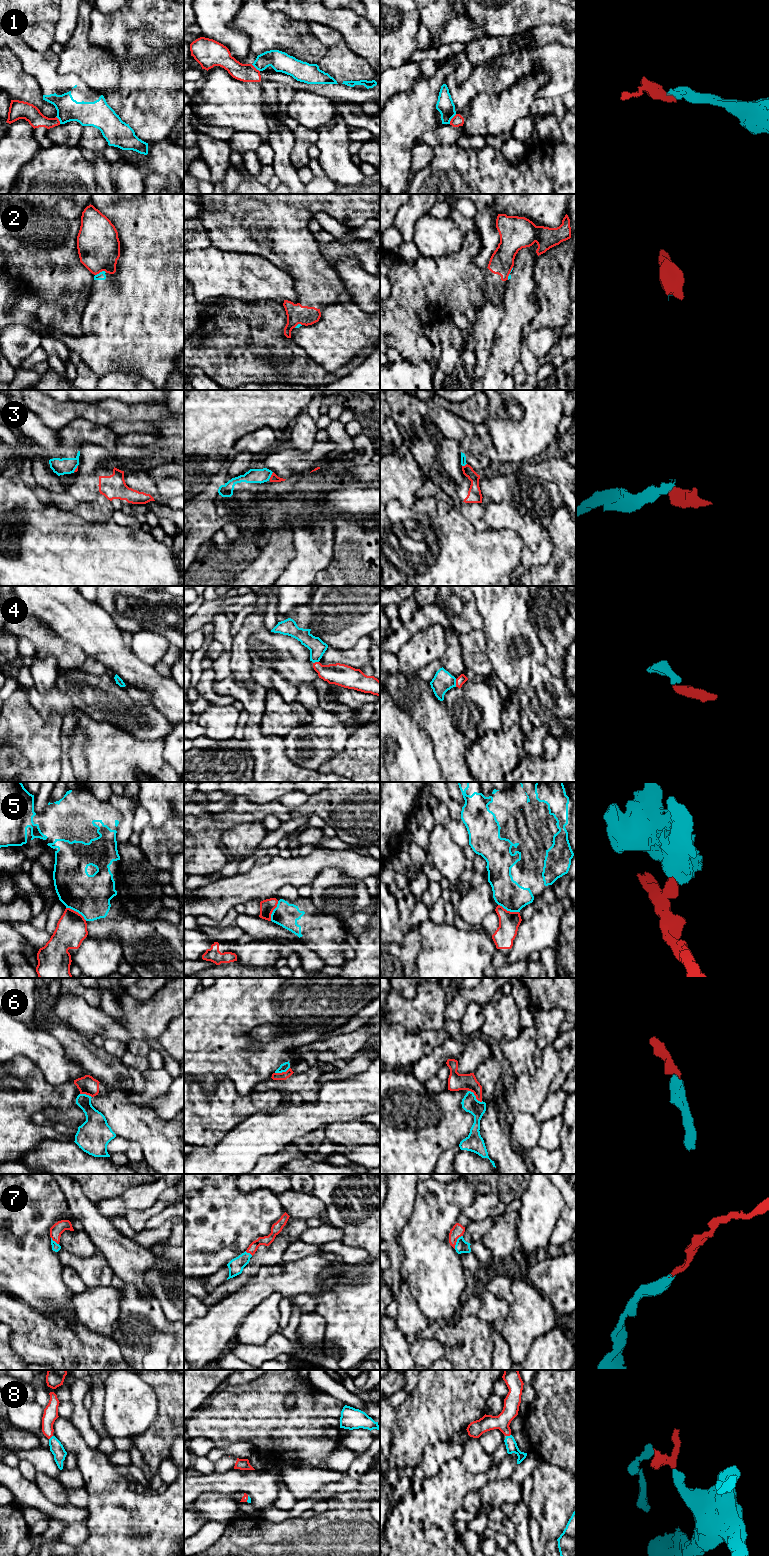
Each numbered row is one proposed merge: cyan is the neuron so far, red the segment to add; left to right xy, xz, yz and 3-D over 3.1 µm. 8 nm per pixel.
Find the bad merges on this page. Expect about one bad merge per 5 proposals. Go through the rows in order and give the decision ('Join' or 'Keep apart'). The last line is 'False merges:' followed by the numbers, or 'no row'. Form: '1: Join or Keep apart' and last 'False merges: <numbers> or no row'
1: Keep apart
2: Keep apart
3: Keep apart
4: Join
5: Keep apart
6: Join
7: Join
8: Join
False merges: 1, 2, 3, 5

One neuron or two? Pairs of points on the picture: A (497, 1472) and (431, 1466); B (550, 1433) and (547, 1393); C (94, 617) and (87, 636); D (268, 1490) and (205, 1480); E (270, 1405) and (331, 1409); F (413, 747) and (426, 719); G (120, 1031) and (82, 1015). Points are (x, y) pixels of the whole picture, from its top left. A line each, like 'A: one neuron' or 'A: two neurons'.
A: two neurons
B: one neuron
C: one neuron
D: one neuron
E: one neuron
F: two neurons
G: one neuron

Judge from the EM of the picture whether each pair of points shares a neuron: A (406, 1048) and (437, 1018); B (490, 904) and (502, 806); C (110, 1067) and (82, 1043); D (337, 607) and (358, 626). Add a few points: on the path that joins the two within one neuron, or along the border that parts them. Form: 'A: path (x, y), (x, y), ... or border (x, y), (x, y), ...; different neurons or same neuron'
A: border (396, 1024), (402, 1024), (410, 1031), (418, 1033); different neurons
B: border (487, 881), (491, 887), (492, 897), (497, 903); different neurons
C: path (103, 1064), (89, 1050); same neuron
D: path (342, 612), (353, 621); same neuron

